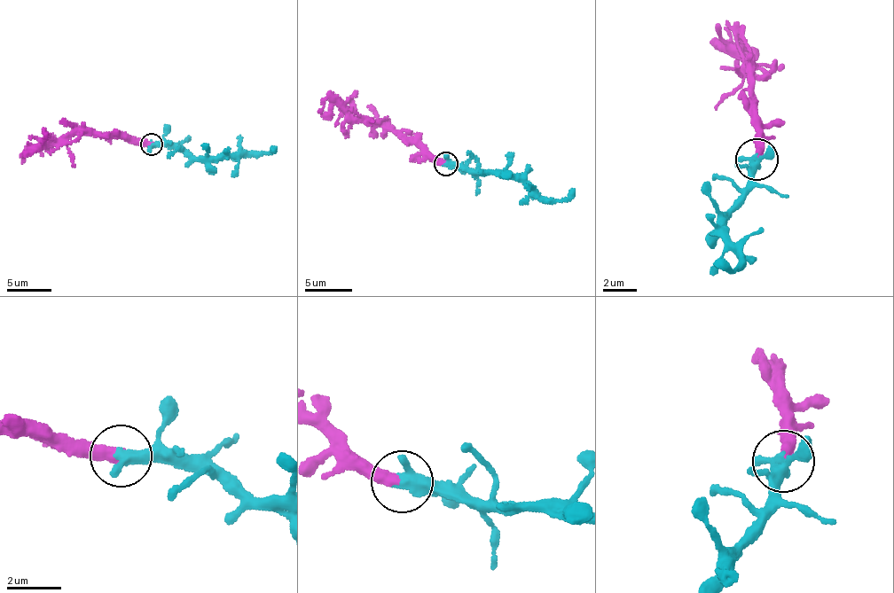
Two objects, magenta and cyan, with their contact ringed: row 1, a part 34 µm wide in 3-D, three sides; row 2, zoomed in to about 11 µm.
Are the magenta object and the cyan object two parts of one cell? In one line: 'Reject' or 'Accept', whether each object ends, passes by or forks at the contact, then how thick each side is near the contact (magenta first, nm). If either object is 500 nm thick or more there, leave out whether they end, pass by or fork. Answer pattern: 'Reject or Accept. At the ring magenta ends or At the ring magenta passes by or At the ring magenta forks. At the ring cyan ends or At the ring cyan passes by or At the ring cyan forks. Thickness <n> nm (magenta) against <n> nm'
Accept. At the ring magenta ends. At the ring cyan passes by. Thickness 460 nm (magenta) against 400 nm

